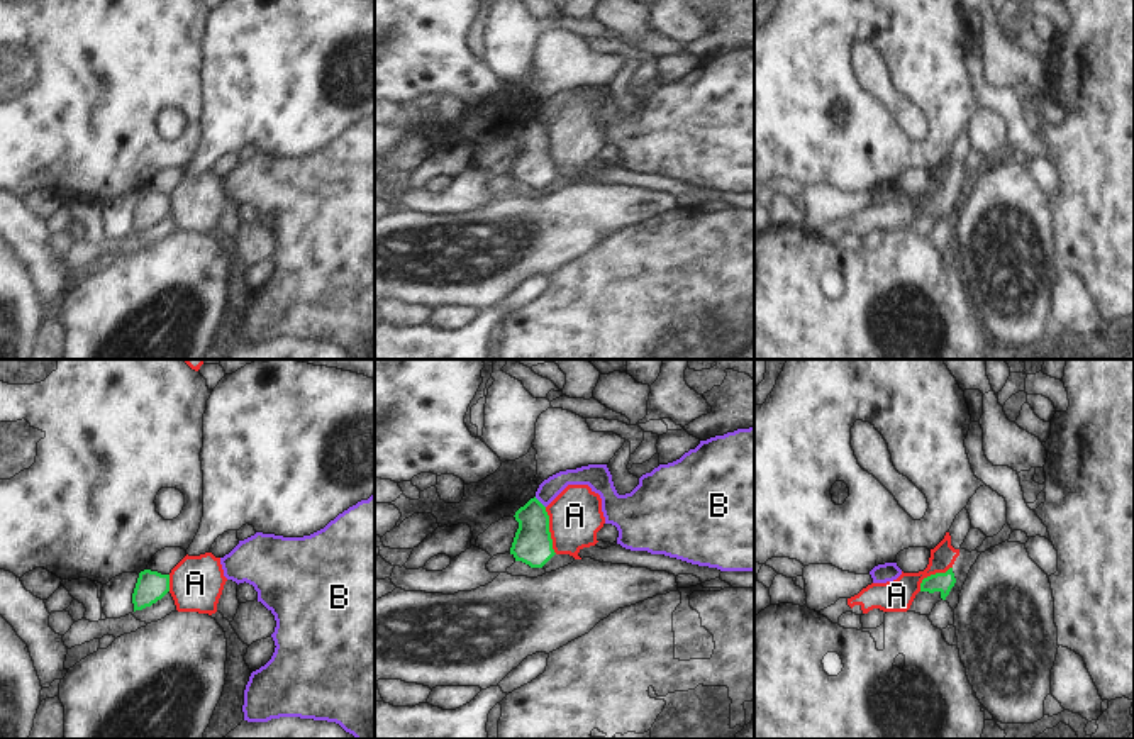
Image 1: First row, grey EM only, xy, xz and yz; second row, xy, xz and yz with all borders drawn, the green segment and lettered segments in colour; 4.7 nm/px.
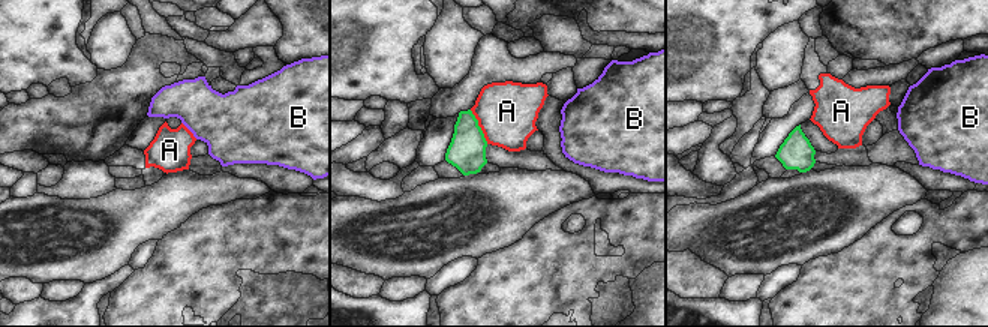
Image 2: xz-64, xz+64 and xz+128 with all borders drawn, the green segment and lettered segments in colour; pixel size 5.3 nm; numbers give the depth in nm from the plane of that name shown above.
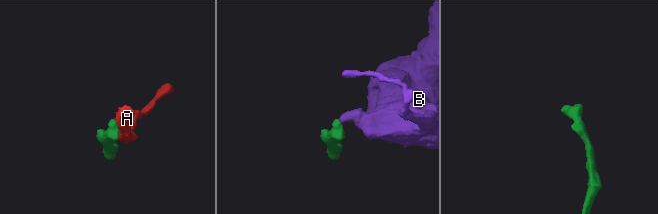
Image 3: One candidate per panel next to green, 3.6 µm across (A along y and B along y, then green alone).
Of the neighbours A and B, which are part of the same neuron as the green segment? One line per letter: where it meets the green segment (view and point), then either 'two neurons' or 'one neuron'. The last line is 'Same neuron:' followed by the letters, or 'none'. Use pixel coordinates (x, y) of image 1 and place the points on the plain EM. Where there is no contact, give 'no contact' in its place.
A: meets green in xz at (548, 151); two neurons
B: meets green in xz at (539, 122); two neurons
Same neuron: none

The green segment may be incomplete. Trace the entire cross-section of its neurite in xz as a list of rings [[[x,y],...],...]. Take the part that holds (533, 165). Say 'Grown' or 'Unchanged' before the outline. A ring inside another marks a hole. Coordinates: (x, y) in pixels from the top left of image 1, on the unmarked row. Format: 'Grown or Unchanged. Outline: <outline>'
Unchanged. Outline: [[[534,117],[515,132],[519,149],[510,175],[531,188],[542,188],[556,173],[549,153],[546,127]]]

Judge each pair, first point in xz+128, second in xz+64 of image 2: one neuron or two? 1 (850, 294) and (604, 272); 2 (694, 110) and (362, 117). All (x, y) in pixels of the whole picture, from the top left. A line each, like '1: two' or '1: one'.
1: one
2: two

